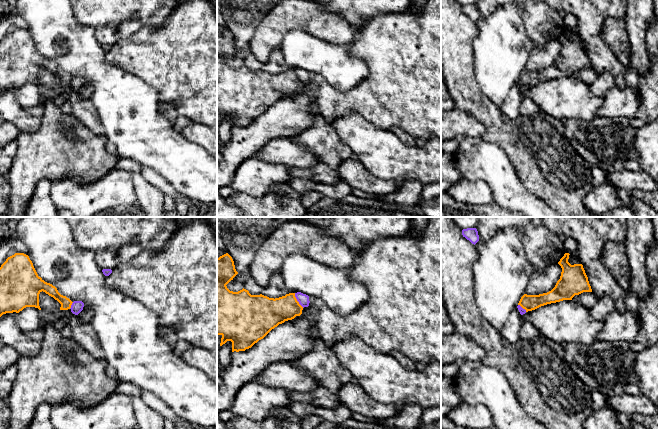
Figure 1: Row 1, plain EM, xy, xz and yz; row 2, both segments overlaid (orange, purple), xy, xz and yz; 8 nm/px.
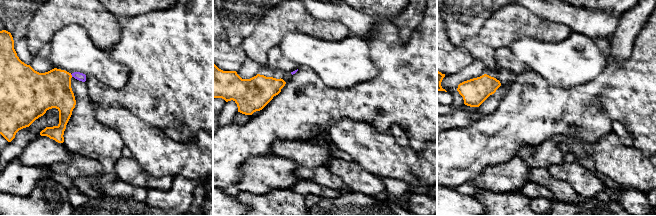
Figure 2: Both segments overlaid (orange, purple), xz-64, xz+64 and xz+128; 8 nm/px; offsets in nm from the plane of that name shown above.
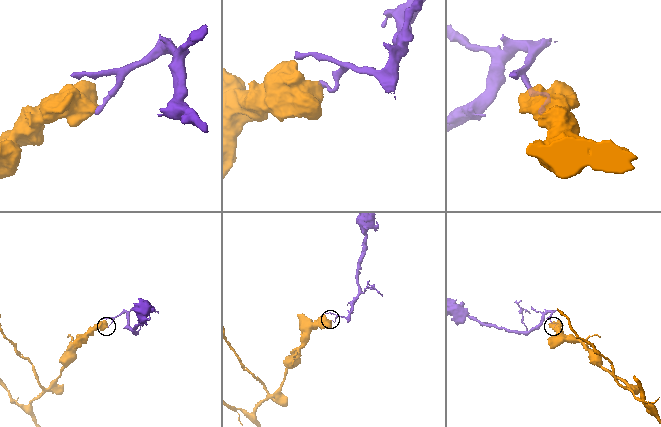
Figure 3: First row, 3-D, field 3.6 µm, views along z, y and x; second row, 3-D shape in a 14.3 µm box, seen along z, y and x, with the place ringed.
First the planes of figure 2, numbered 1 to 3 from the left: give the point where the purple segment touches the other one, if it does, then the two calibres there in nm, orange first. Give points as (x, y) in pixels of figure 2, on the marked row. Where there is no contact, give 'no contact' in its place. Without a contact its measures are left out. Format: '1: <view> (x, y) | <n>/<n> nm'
1: xz-64 (71, 75) | 300/70 nm
2: no contact
3: no contact

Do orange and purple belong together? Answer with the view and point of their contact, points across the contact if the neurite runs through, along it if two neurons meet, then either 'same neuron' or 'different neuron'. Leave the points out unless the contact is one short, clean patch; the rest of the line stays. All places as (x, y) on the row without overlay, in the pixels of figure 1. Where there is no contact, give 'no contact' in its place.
contact xz (296, 76); border xz (294, 69), (297, 77), (303, 83); different neuron

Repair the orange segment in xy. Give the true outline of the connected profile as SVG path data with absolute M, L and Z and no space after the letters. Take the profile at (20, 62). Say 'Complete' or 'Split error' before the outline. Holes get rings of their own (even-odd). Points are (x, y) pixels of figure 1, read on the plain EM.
Complete. M15 29L8 33L0 43L0 93L6 89L19 89L26 83L35 83L41 86L39 82L39 70L42 67L61 80L60 86L71 84L73 78L69 74L61 71L55 62L45 58L38 52L28 31Z

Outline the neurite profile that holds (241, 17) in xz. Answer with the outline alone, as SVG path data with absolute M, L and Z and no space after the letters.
M220 0L225 27L232 33L238 49L245 49L262 19L282 0Z

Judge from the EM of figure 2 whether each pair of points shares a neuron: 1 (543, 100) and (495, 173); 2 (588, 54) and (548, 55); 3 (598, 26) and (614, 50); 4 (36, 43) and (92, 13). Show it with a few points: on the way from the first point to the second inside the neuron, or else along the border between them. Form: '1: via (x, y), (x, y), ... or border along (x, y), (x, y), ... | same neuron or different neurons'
1: border along (515, 154), (504, 162), (488, 166), (481, 174) | different neurons
2: via (578, 56), (558, 56) | same neuron
3: border along (619, 17), (615, 23), (614, 32), (610, 37) | different neurons
4: via (48, 28), (63, 13), (77, 13) | same neuron

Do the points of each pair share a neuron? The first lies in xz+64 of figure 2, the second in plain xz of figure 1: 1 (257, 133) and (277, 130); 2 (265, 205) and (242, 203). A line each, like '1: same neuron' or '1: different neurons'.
1: same neuron
2: same neuron

